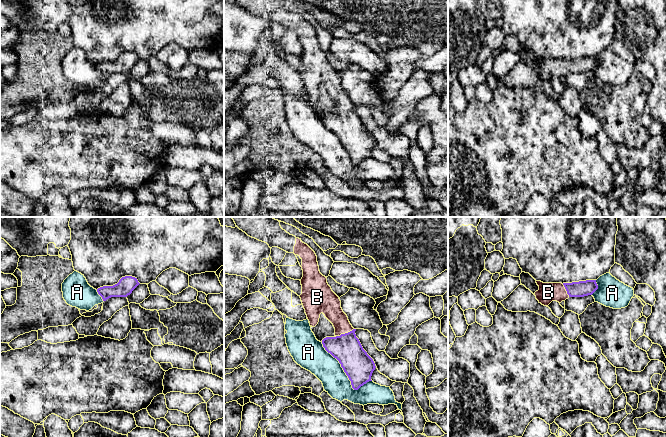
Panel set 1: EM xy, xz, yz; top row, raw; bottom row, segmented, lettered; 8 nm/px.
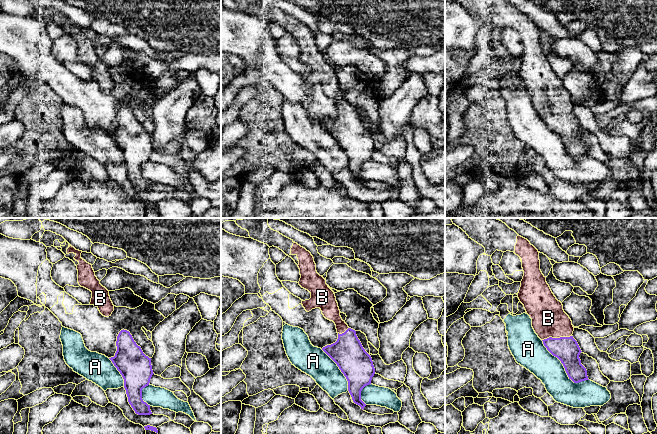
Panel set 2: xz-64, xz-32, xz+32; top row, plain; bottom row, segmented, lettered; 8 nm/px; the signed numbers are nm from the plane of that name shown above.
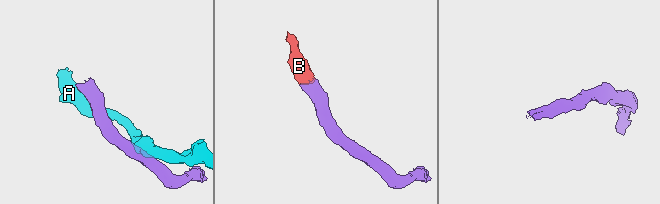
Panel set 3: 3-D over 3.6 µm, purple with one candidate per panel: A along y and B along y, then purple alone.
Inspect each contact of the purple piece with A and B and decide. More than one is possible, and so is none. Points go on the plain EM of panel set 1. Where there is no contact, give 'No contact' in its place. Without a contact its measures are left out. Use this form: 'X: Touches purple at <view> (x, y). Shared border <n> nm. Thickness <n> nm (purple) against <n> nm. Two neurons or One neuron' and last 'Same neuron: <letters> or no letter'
A: Touches purple at xz (346, 150). Shared border 500 nm. Thickness 240 nm (purple) against 220 nm. Two neurons
B: Touches purple at xz (345, 109). Shared border 160 nm. Thickness 240 nm (purple) against 170 nm. One neuron
Same neuron: B

